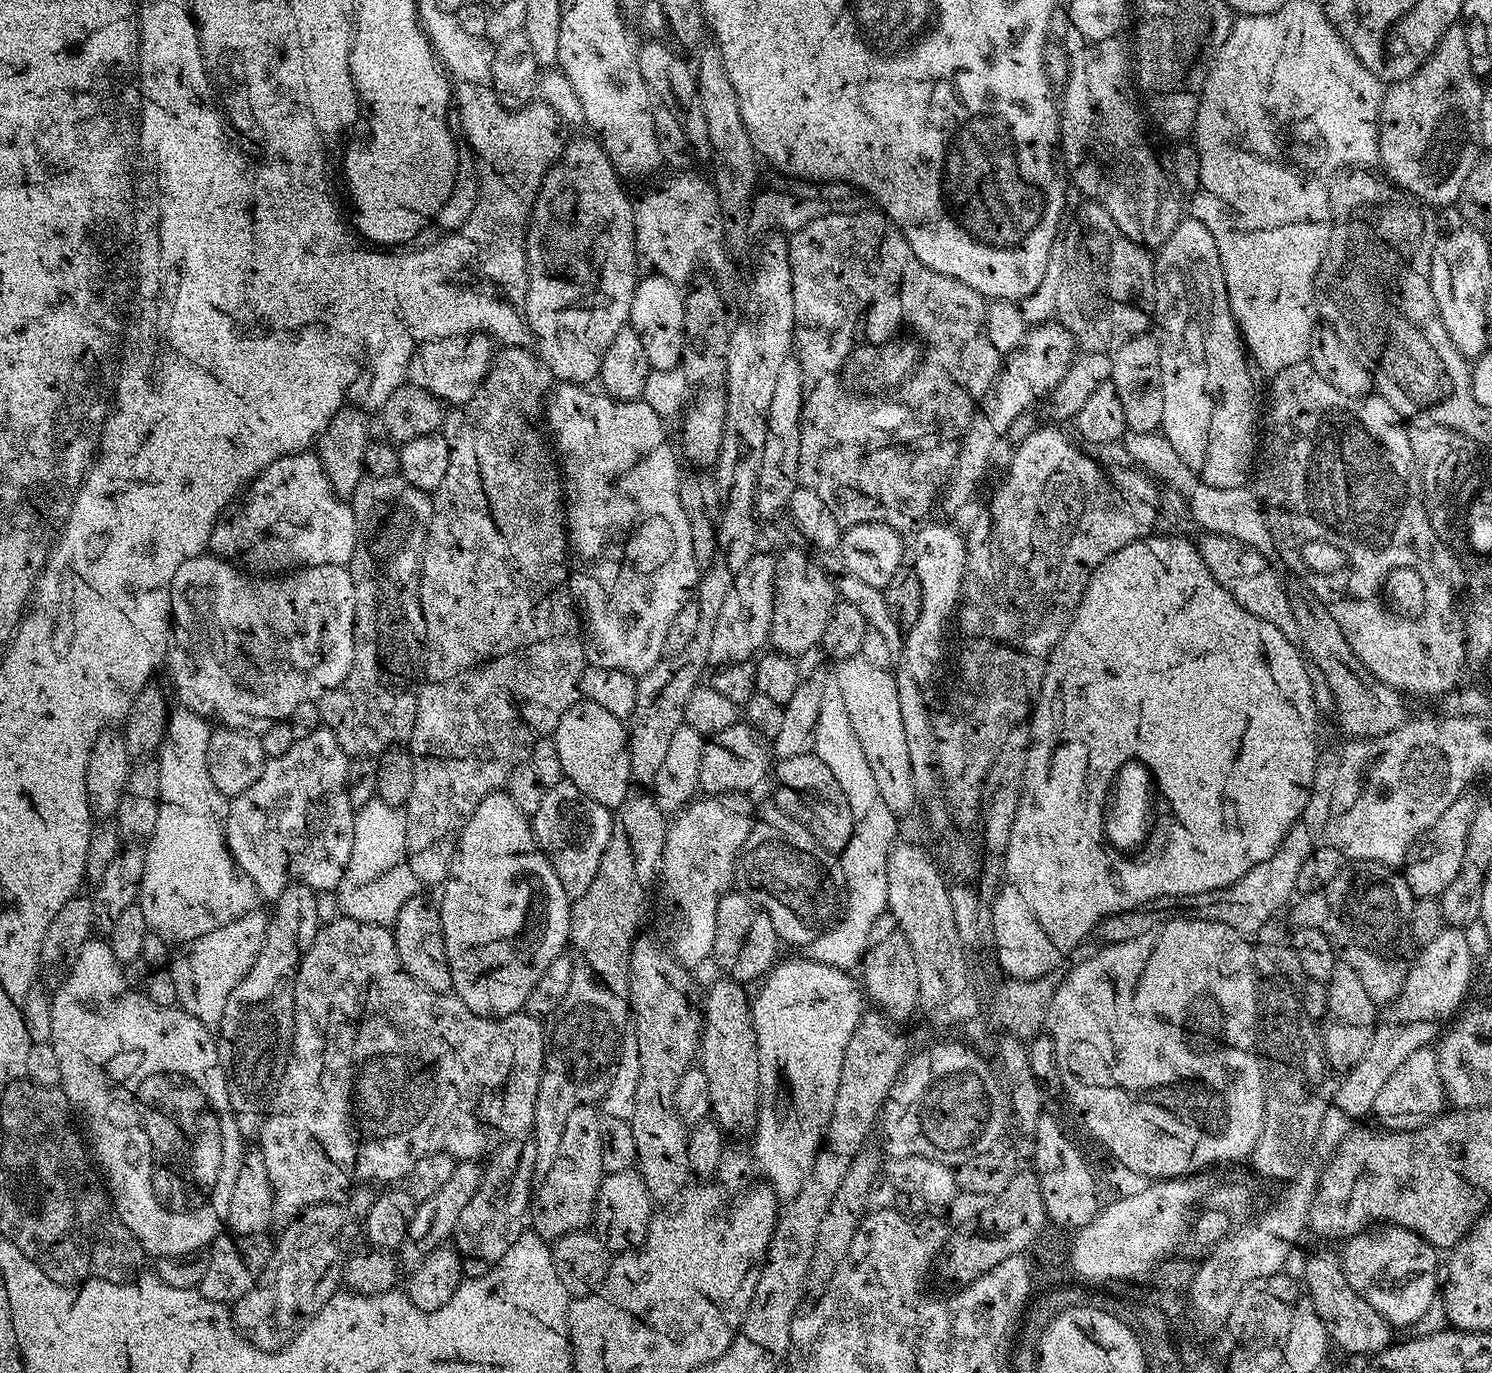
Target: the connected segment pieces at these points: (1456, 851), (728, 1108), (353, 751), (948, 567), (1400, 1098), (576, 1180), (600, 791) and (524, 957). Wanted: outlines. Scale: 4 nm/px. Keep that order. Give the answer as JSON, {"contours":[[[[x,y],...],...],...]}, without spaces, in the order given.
{"contours":[[[[1456,802],[1449,803],[1446,811],[1416,839],[1412,849],[1408,852],[1408,859],[1402,868],[1402,875],[1413,897],[1416,898],[1439,898],[1458,878],[1458,870],[1462,870],[1462,858],[1466,854],[1466,838],[1468,827],[1472,821],[1471,811],[1466,810]]],[[[720,978],[709,986],[702,1000],[702,1031],[698,1049],[698,1064],[704,1069],[706,1082],[710,1082],[711,1115],[725,1133],[751,1133],[756,1126],[756,1111],[760,1105],[758,1086],[758,1038],[754,1034],[752,1000],[744,993],[745,985],[731,978]]],[[[365,475],[350,497],[356,515],[356,545],[350,571],[356,591],[354,610],[354,662],[338,686],[319,698],[323,727],[338,738],[338,746],[350,758],[379,758],[393,745],[411,741],[424,675],[426,622],[420,605],[420,559],[432,517],[432,497],[403,476]]],[[[925,523],[915,533],[916,541],[910,544],[910,567],[918,574],[918,582],[922,586],[922,614],[918,614],[918,622],[907,629],[904,637],[904,667],[919,682],[926,682],[935,674],[944,656],[944,635],[948,632],[948,620],[950,624],[960,603],[968,553],[968,541],[963,531],[959,532],[952,524],[932,523]]],[[[1431,1047],[1414,1050],[1408,1058],[1386,1078],[1382,1090],[1372,1103],[1371,1115],[1376,1116],[1375,1123],[1381,1129],[1393,1132],[1411,1132],[1430,1120],[1435,1120],[1446,1108],[1444,1083],[1436,1070],[1436,1053]]],[[[592,1104],[574,1106],[566,1114],[566,1126],[562,1129],[562,1146],[554,1166],[539,1177],[532,1193],[530,1228],[549,1242],[562,1234],[584,1230],[593,1223],[596,1215],[596,1194],[606,1173],[602,1164],[602,1141],[599,1122],[601,1113]]],[[[581,699],[572,704],[566,714],[562,714],[554,739],[564,779],[578,786],[582,794],[594,798],[594,802],[610,810],[617,808],[628,797],[633,779],[625,721],[614,718],[614,714],[602,710],[602,706],[594,706],[594,702]]],[[[506,790],[486,794],[486,798],[478,802],[478,810],[470,814],[470,822],[466,822],[458,838],[442,891],[438,907],[446,958],[450,962],[452,992],[479,1016],[509,1016],[521,1011],[546,966],[550,966],[554,958],[565,955],[569,947],[572,906],[548,855],[536,841],[531,819],[518,810]]]]}

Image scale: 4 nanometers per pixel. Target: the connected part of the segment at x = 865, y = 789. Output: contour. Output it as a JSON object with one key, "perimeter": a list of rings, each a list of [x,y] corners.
{"perimeter":[[[828,678],[822,695],[822,706],[819,707],[818,722],[814,728],[813,740],[814,754],[830,766],[830,774],[838,778],[838,786],[842,786],[842,794],[846,794],[846,802],[850,802],[850,814],[854,814],[854,834],[850,834],[850,842],[846,842],[844,851],[839,853],[838,859],[842,866],[842,874],[848,879],[848,894],[844,901],[844,911],[840,913],[840,919],[832,927],[826,929],[821,936],[814,938],[812,944],[807,945],[806,952],[811,959],[818,962],[826,962],[828,966],[852,970],[864,959],[864,938],[874,926],[874,918],[881,916],[886,910],[885,896],[887,894],[887,878],[884,866],[887,862],[888,852],[891,851],[894,841],[897,839],[896,824],[898,817],[886,806],[881,791],[878,790],[878,781],[874,779],[874,773],[870,771],[866,763],[866,753],[858,742],[858,734],[854,734],[854,726],[850,726],[850,713],[846,710],[846,701],[842,698],[842,690],[838,690],[838,682],[834,678]]]}

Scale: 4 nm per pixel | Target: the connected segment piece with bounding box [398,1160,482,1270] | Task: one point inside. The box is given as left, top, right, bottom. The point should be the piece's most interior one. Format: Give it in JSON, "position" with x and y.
{"position":[434,1219]}

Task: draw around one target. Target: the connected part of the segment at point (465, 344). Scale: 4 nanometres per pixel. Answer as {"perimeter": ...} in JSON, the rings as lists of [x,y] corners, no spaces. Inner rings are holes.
{"perimeter":[[[487,331],[469,332],[467,336],[447,336],[446,338],[434,338],[426,340],[416,348],[412,355],[412,361],[408,363],[408,380],[413,384],[430,390],[439,400],[444,401],[448,406],[459,406],[470,402],[474,394],[479,390],[480,384],[486,378],[489,368],[492,367],[494,359],[494,340]]]}

